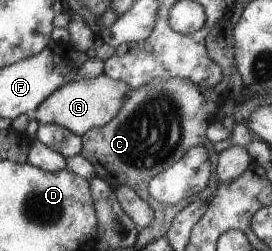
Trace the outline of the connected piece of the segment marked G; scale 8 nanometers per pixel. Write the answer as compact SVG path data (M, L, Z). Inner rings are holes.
M105 73L94 79L79 77L51 93L51 96L35 109L34 119L38 124L55 124L68 128L71 133L82 137L91 129L110 124L121 112L129 92L130 86L127 83L109 78Z

